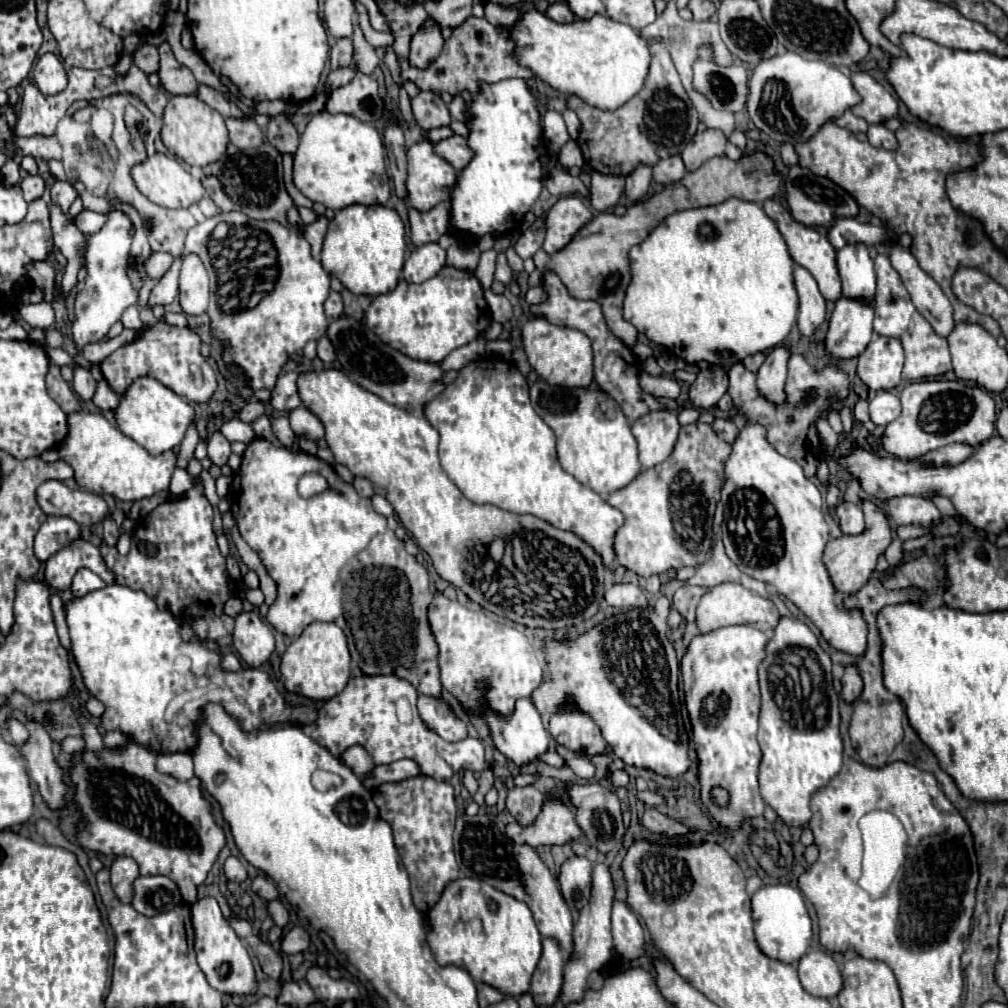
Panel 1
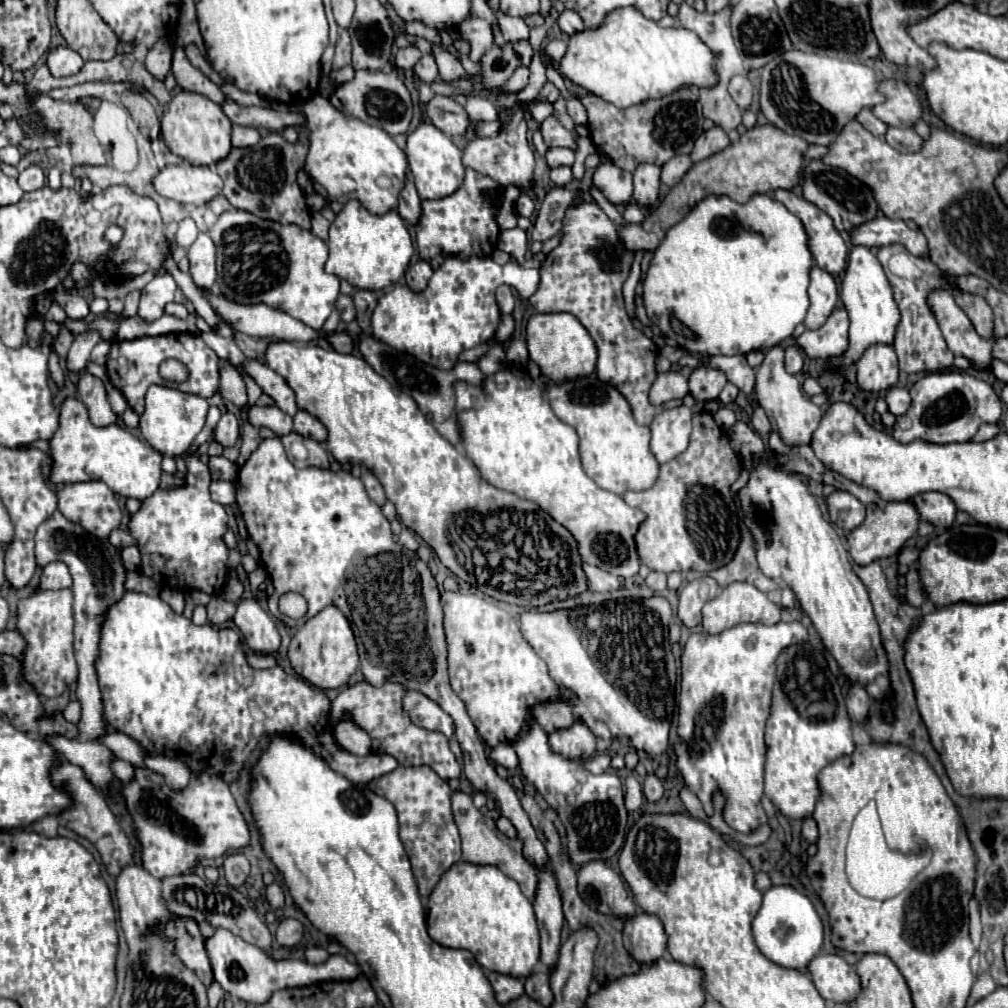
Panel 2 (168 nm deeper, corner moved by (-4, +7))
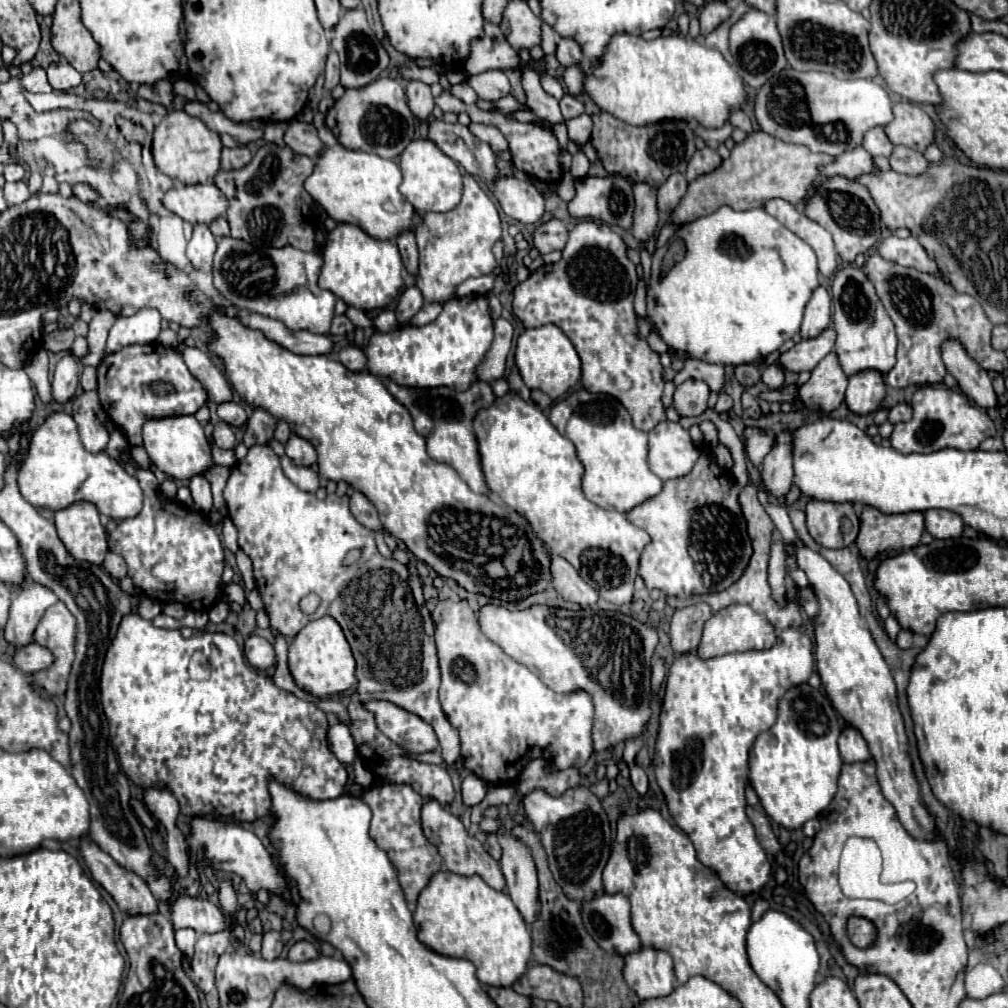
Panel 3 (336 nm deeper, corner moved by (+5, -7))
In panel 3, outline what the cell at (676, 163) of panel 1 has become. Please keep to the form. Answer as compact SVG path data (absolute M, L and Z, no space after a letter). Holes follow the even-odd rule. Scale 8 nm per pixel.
M671 175L659 189L657 189L657 199L659 199L659 211L663 213L673 213L673 209L679 205L681 197L687 191L687 181L683 175Z

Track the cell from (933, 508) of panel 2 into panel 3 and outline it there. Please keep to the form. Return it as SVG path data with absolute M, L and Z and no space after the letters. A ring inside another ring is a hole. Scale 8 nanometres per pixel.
M929 509L925 511L925 529L937 539L953 539L963 533L963 519L951 511Z

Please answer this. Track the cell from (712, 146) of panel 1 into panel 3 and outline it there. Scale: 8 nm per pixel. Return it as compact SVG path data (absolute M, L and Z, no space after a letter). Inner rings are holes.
M703 147L703 149L695 151L693 159L689 161L689 167L687 167L685 177L687 177L687 181L693 181L699 175L705 175L705 173L715 171L719 165L721 165L721 157L717 155L717 151L715 149L709 149L709 147Z

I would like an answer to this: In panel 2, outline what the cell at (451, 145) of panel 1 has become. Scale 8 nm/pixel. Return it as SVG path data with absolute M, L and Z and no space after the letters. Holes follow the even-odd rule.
M520 107L512 119L512 123L506 127L506 131L502 131L498 137L472 137L464 151L462 151L462 163L464 167L472 167L476 171L480 171L482 175L488 175L490 179L498 181L502 187L508 187L508 185L520 185L524 191L530 189L530 185L534 183L534 165L536 165L536 159L534 159L534 151L526 139L526 133L528 133L528 125L526 125L526 119L524 119L524 113L526 113L526 107Z

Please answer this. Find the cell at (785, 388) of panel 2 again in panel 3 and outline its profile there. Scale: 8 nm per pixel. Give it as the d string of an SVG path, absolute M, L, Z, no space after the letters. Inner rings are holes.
M779 433L773 451L763 461L763 469L761 469L763 487L773 497L787 495L787 491L793 483L791 451L793 451L793 441L791 441L789 433Z

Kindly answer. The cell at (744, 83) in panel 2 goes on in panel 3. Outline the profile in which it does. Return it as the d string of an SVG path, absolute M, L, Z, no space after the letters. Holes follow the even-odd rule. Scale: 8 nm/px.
M741 109L741 111L733 111L733 115L731 115L729 123L731 123L733 127L743 129L745 133L751 133L751 131L753 131L753 123L751 123L751 119L745 115L745 111L743 111L743 109Z

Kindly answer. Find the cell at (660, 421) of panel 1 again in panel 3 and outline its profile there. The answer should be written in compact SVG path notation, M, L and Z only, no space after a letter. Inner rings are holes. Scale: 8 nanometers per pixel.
M661 421L649 431L649 467L663 481L685 477L699 455L701 449L679 423Z

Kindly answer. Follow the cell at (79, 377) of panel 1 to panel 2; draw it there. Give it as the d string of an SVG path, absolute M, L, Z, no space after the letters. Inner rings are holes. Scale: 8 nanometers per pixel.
M82 371L78 381L78 397L88 407L88 413L94 425L110 425L110 421L116 421L116 413L112 411L106 399L104 383L98 377Z

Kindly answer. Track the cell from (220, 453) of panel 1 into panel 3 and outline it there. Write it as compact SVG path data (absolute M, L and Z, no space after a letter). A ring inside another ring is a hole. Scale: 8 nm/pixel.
M219 421L215 425L215 431L213 431L213 439L217 443L217 447L221 449L233 449L235 447L235 433L233 433L233 427L225 421Z

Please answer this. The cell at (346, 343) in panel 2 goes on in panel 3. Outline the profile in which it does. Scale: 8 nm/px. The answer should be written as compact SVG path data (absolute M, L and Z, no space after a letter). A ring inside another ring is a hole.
M345 347L339 351L339 359L341 363L345 363L345 367L349 367L349 371L363 371L367 357L359 347Z

